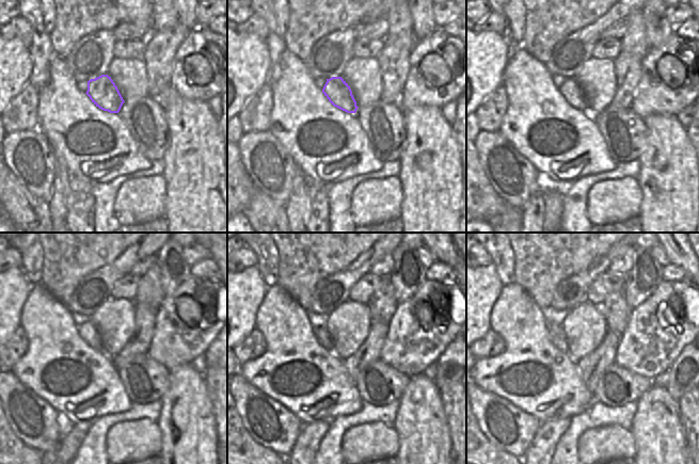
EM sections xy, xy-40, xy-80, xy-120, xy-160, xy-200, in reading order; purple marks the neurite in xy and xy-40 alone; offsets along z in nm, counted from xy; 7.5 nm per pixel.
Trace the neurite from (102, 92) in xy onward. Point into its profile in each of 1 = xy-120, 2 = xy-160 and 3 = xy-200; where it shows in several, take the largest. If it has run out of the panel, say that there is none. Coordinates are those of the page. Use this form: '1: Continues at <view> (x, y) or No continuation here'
1: Continues at xy-120 (92, 338)
2: Continues at xy-160 (328, 340)
3: Continues at xy-200 (565, 339)

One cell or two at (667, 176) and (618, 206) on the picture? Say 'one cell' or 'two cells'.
two cells

